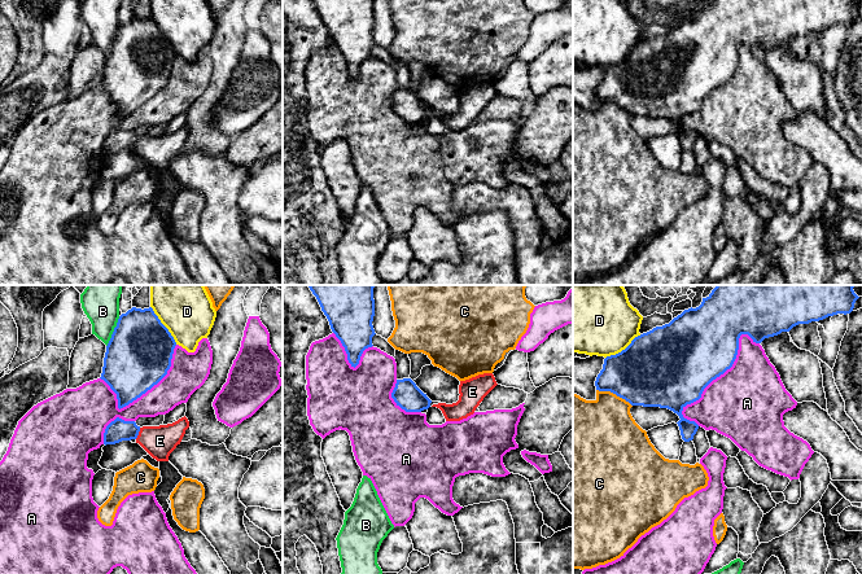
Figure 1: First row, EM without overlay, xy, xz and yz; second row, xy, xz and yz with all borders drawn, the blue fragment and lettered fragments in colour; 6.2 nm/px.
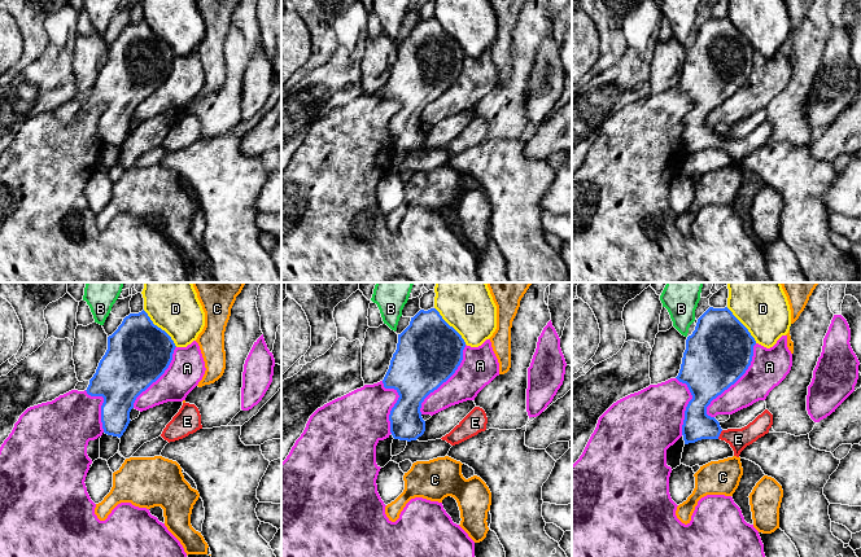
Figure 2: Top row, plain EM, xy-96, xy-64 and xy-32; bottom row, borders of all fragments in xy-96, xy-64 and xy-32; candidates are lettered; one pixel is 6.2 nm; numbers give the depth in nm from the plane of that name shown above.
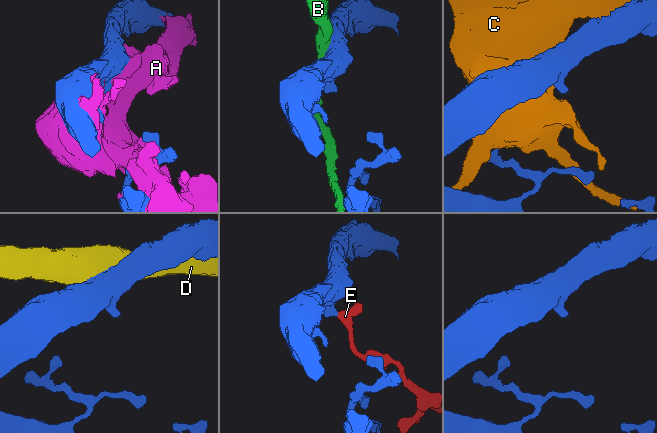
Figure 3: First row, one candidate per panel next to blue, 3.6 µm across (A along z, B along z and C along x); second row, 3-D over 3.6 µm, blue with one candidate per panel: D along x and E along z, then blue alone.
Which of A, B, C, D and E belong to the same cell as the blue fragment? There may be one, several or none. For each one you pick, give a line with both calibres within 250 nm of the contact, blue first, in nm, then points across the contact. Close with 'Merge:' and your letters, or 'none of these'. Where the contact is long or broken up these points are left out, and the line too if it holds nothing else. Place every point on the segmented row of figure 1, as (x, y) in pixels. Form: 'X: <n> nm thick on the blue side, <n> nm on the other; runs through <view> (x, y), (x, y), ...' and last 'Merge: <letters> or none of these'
E: 140 nm thick on the blue side, 190 nm on the other; runs through xy (118, 430), (138, 433), (160, 441)
Merge: E

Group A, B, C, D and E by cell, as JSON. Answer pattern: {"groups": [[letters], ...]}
{"groups": [["A", "C"], ["B"], ["D"], ["E"]]}

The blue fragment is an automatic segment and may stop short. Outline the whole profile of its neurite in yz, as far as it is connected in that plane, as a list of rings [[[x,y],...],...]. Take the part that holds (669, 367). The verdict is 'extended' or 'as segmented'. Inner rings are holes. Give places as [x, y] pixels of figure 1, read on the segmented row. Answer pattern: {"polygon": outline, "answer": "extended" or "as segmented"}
{"polygon": [[[717,285],[699,307],[684,310],[669,324],[635,337],[625,350],[607,356],[595,381],[596,390],[611,391],[631,406],[673,411],[681,419],[677,424],[682,439],[690,442],[699,425],[684,419],[682,411],[699,400],[704,389],[732,367],[741,334],[761,343],[798,324],[850,314],[859,298],[853,288],[854,285]]], "answer": "as segmented"}

